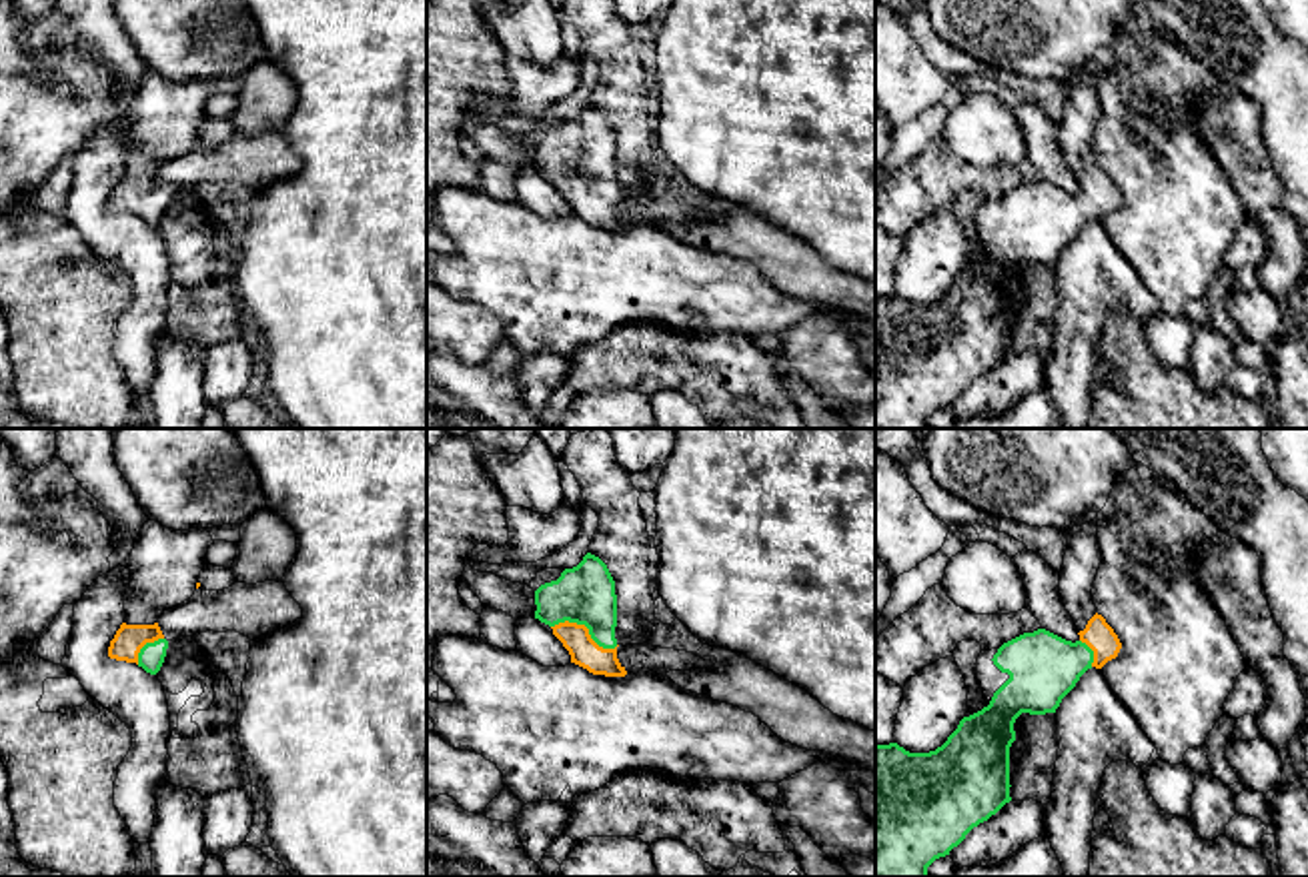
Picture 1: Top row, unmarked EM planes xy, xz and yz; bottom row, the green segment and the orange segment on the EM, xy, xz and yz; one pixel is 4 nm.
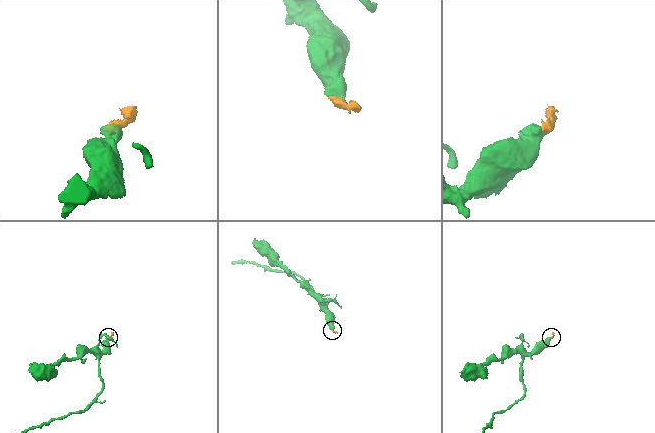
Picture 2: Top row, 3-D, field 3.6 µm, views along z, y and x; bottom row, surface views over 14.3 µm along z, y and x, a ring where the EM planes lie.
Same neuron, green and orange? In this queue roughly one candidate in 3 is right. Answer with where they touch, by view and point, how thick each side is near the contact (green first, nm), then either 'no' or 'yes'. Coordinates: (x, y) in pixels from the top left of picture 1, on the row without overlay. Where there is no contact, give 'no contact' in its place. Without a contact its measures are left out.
contact xz (587, 179); calibres 240 and 120 nm; yes

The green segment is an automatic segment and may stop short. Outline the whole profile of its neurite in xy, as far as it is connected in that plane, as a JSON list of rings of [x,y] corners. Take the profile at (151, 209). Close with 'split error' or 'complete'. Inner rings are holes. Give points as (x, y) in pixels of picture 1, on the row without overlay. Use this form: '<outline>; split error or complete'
[[[156,72],[142,76],[128,114],[126,170],[110,192],[110,210],[136,214],[150,226],[160,222],[168,192],[158,170],[200,138],[198,126],[212,94],[206,80],[172,82]]]; split error

